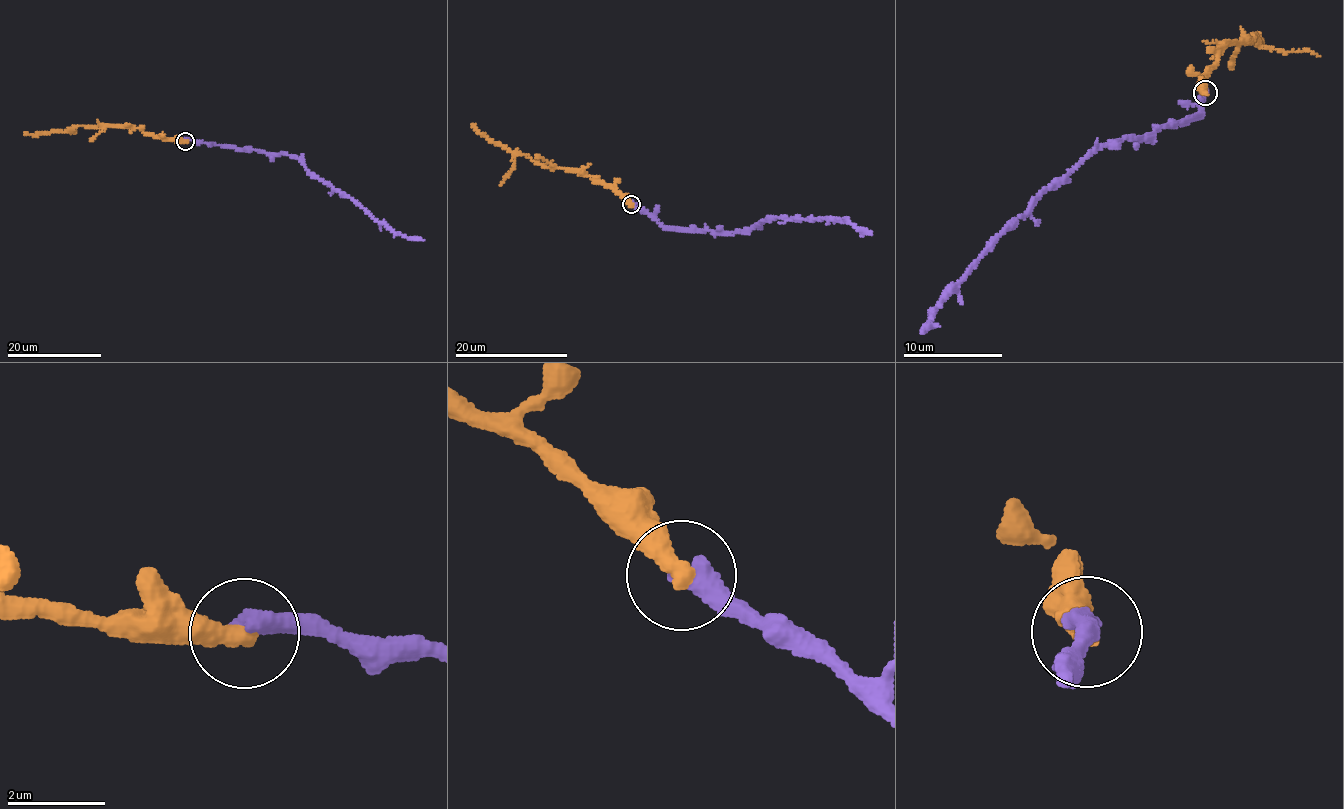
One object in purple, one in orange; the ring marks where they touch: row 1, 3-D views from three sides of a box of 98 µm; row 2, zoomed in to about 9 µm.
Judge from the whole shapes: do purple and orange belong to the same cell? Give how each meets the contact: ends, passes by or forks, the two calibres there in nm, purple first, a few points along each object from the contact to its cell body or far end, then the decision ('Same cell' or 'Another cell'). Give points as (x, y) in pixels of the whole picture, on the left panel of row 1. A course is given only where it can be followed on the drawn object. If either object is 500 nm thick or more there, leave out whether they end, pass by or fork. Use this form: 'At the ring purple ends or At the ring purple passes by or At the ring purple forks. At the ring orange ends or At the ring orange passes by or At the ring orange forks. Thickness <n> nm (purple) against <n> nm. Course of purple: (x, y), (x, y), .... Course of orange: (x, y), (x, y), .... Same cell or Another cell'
At the ring purple ends. At the ring orange ends. Thickness 440 nm (purple) against 440 nm. Course of purple: (185, 141), (295, 156), (302, 160), (307, 169), (350, 196), (394, 231), (423, 240). Course of orange: (185, 141), (167, 139), (137, 128), (99, 125), (77, 126), (63, 131), (24, 131). Same cell

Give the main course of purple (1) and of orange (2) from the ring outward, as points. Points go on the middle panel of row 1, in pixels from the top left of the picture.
1: (630, 204), (648, 211), (668, 228), (735, 233), (776, 218), (828, 218), (844, 221), (870, 234)
2: (630, 204), (610, 186), (593, 182), (590, 177), (548, 168), (490, 141), (472, 124)

